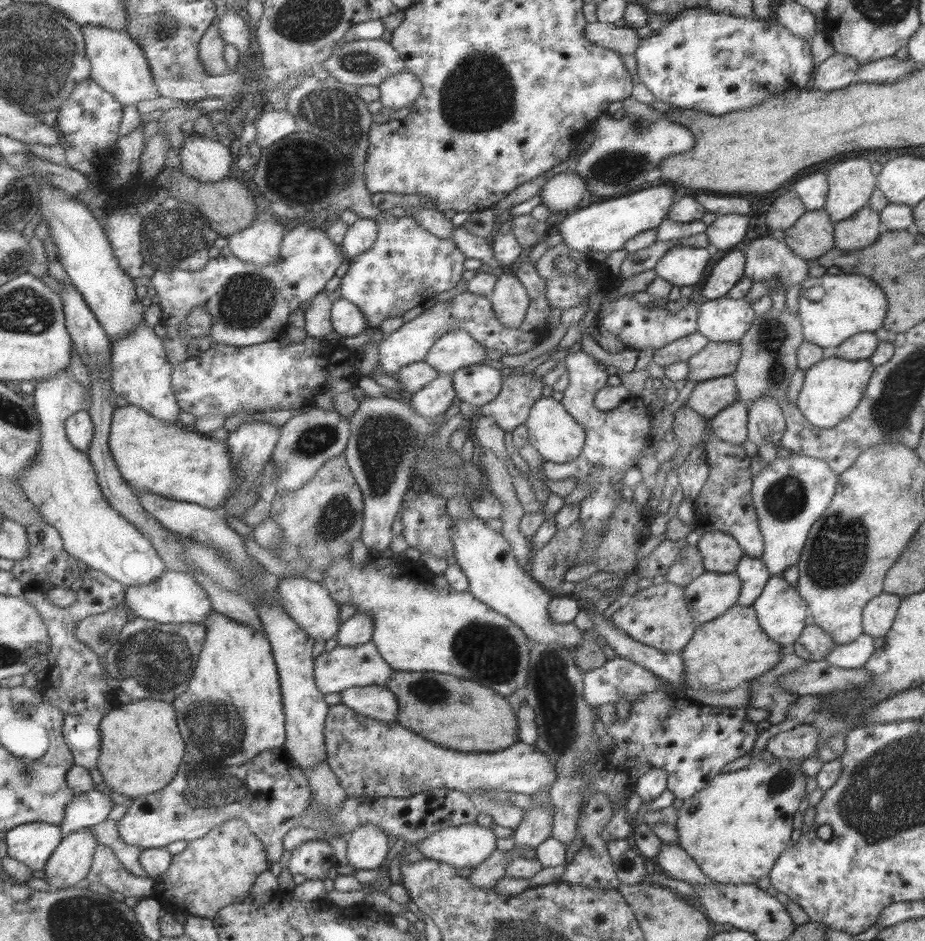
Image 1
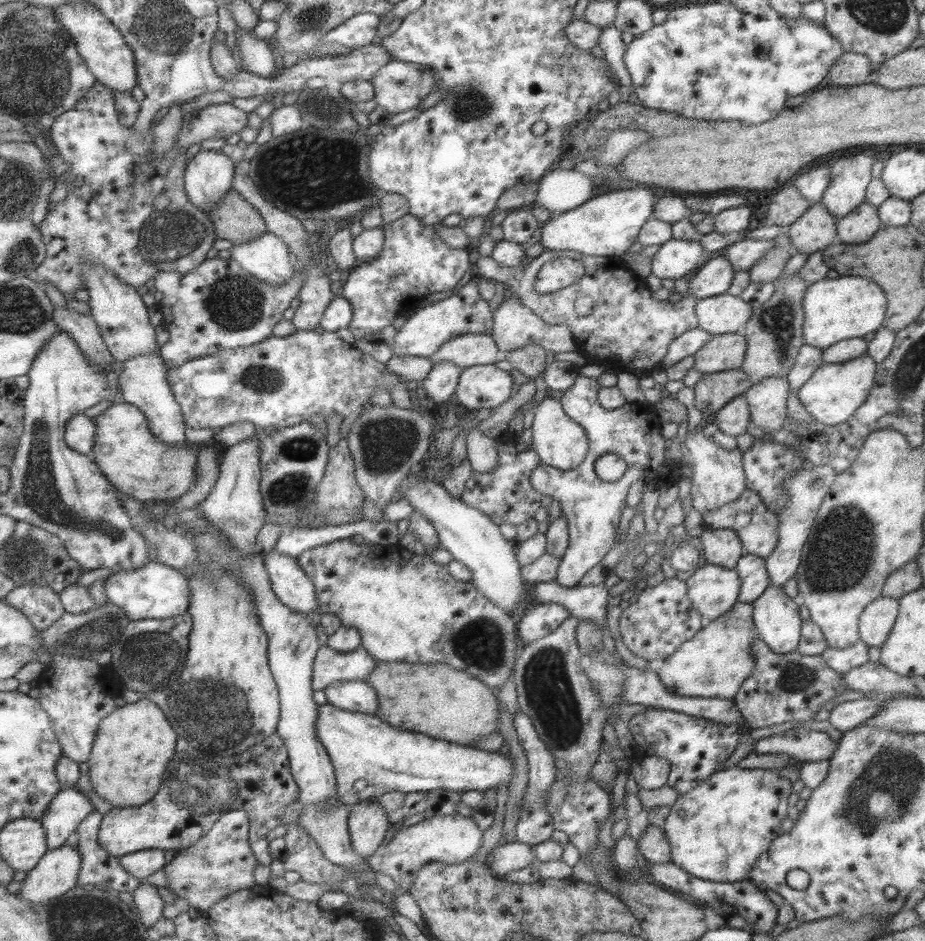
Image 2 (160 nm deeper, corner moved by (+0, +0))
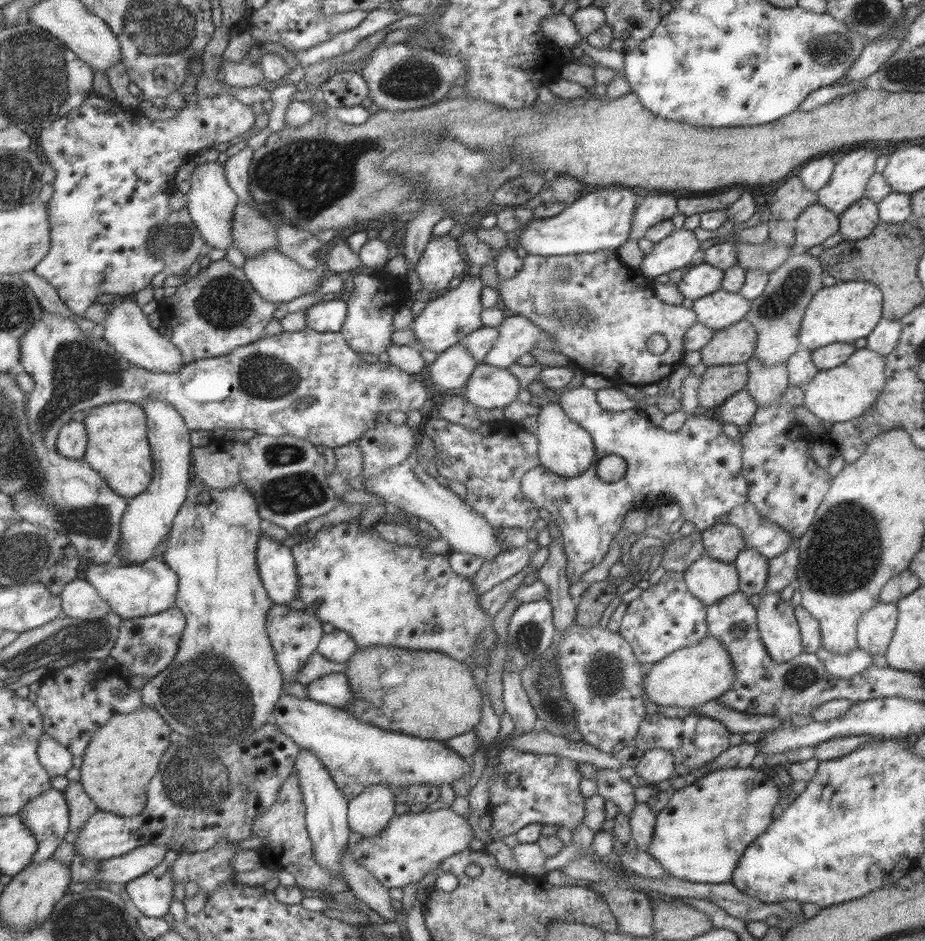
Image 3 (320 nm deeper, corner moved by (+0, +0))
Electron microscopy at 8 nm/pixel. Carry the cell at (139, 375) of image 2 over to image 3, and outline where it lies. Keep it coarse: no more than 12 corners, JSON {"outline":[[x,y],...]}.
{"outline":[[144,400],[154,478],[129,498],[119,557],[155,557],[189,484],[189,429]]}

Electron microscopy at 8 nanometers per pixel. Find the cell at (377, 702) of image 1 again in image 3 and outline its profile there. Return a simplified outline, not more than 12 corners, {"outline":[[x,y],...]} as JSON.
{"outline":[[344,673],[305,685],[306,698],[341,708],[352,697]]}

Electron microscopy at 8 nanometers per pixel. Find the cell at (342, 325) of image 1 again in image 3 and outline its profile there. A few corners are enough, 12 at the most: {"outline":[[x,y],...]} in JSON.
{"outline":[[344,296],[305,309],[305,326],[337,332],[346,315]]}

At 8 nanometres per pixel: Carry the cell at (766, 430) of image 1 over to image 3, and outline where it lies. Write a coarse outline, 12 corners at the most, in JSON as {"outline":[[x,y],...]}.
{"outline":[[751,356],[744,388],[759,407],[789,386],[785,362],[767,366]]}

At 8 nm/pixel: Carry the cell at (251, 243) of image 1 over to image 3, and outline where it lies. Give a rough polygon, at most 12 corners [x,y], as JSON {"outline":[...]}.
{"outline":[[276,250],[245,259],[245,279],[263,300],[284,305],[326,275]]}

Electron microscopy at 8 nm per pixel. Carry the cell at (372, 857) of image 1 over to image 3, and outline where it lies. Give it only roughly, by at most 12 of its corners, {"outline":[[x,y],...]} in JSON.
{"outline":[[366,786],[347,805],[350,832],[379,832],[393,816],[394,788]]}

